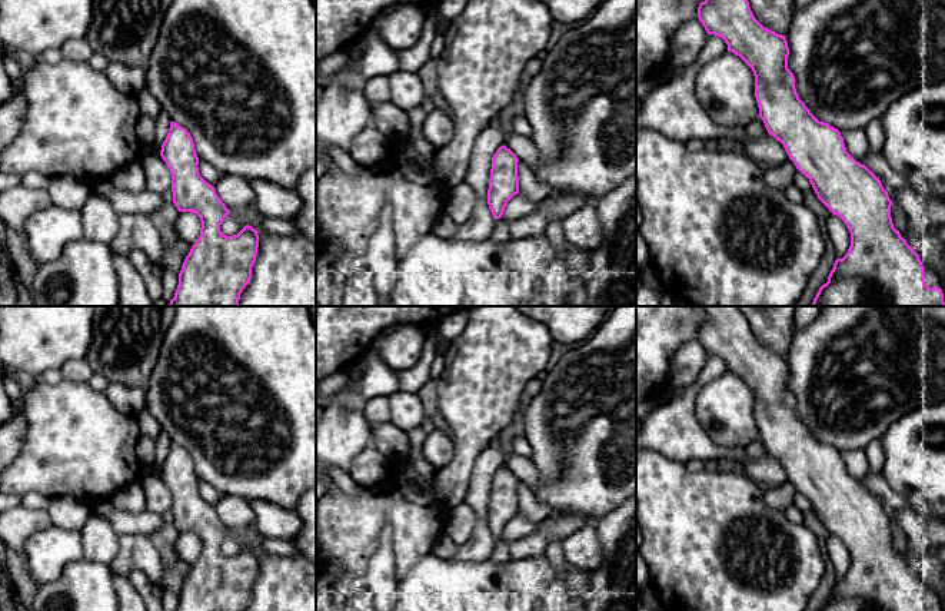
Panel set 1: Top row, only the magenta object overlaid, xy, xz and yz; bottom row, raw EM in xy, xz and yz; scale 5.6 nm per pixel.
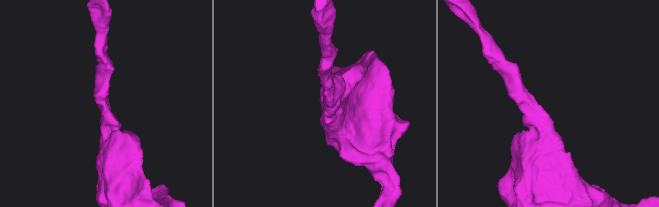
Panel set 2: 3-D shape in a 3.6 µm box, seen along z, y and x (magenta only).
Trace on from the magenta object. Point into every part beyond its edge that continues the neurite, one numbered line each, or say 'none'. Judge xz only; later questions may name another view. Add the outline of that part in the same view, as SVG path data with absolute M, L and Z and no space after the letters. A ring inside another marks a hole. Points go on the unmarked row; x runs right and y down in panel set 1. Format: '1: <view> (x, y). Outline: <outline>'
none

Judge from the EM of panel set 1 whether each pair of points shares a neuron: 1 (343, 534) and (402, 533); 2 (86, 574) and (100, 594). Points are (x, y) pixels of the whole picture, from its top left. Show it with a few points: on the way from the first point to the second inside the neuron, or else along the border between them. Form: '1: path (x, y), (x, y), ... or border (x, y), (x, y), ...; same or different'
1: path (358, 522), (388, 522); same
2: path (86, 578), (96, 590); same

